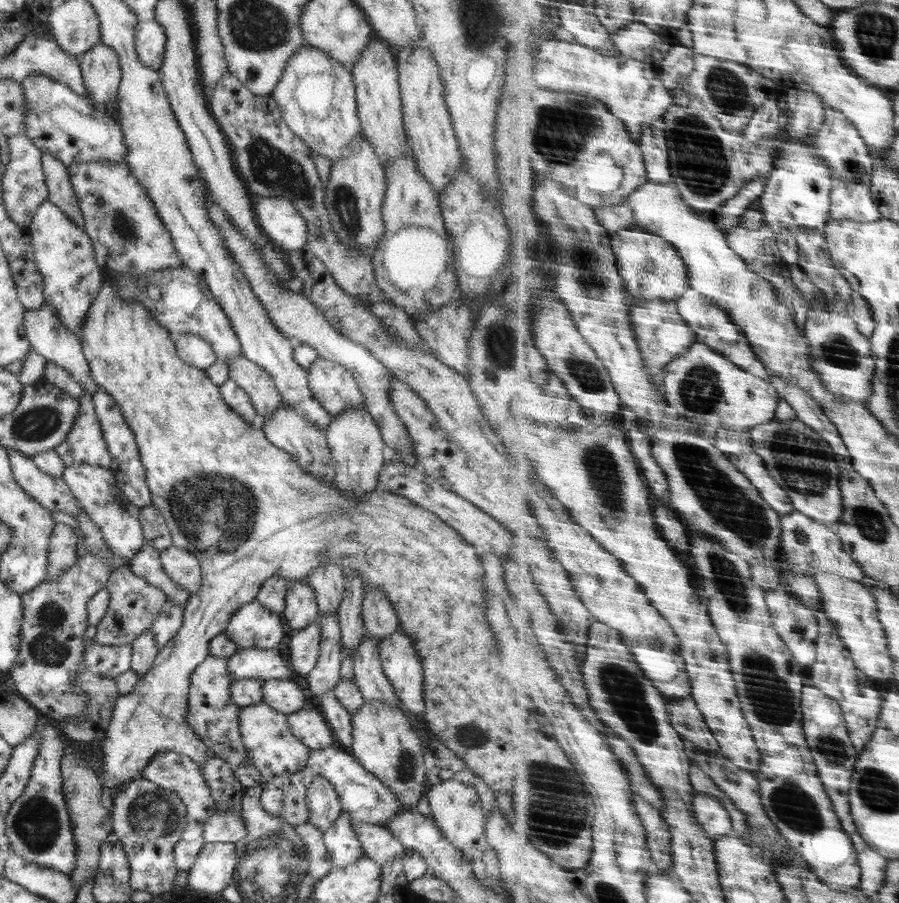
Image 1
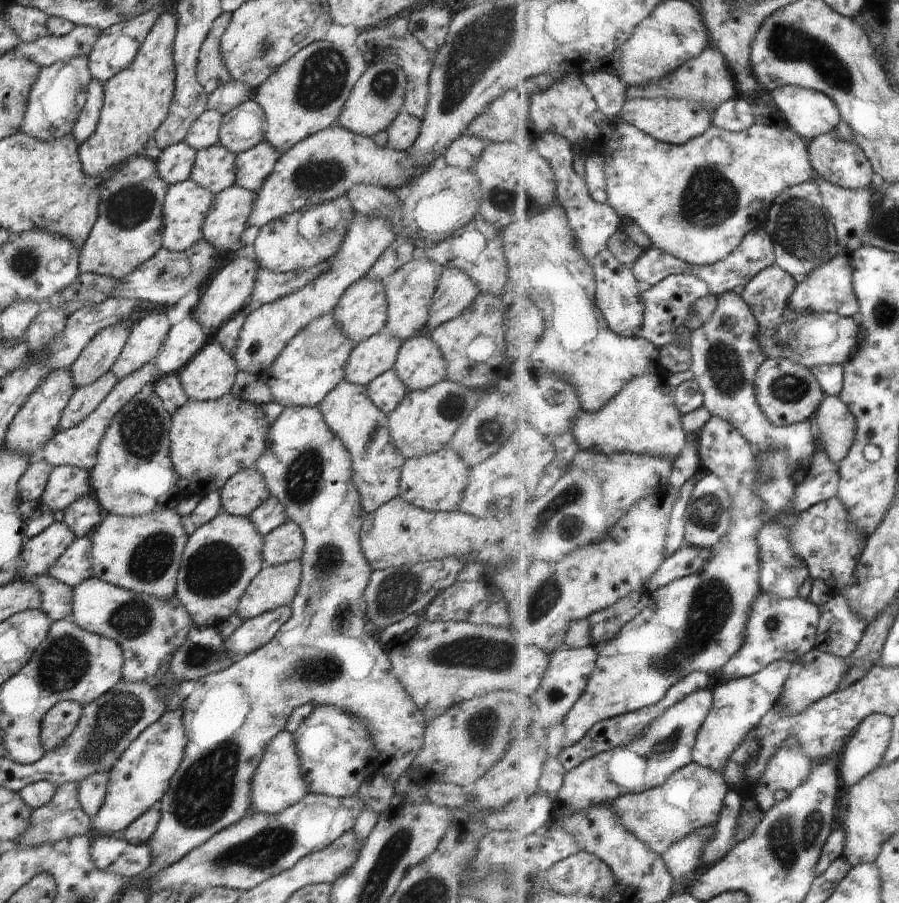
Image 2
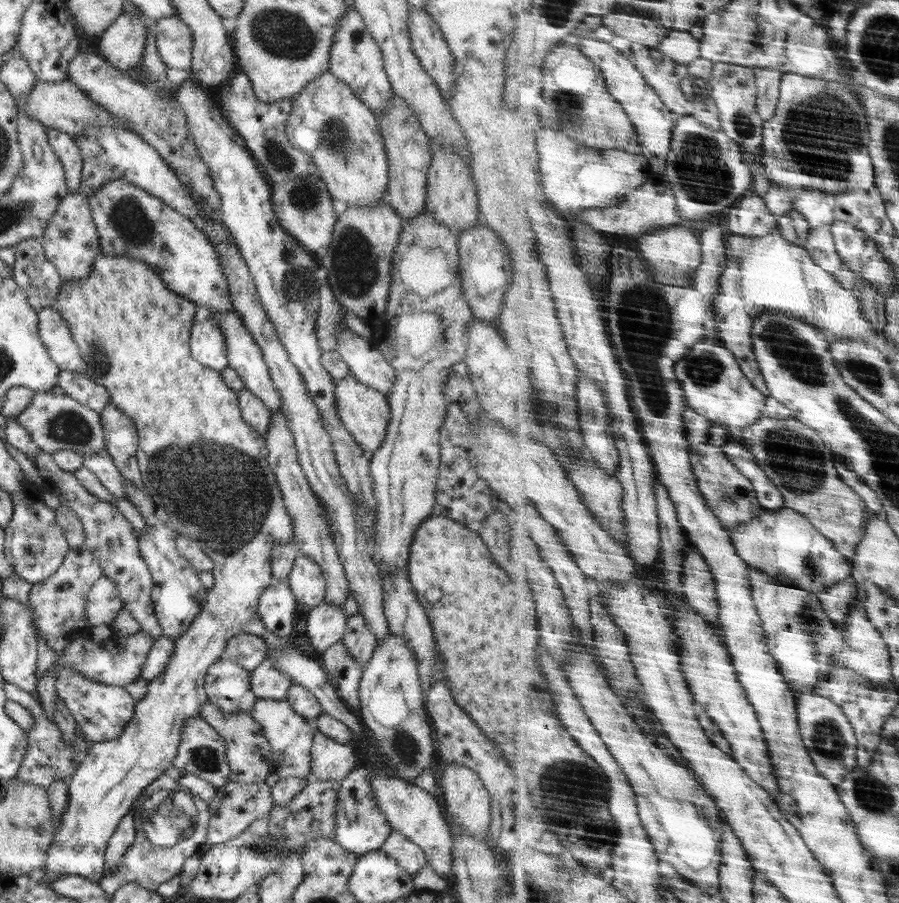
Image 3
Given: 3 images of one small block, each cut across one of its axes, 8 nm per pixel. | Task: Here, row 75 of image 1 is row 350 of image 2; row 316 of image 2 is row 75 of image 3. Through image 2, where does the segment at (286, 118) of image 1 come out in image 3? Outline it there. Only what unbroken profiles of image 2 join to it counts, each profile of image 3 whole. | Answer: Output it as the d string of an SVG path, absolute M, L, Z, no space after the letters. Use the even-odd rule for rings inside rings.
M329 72L313 77L292 97L291 112L287 117L284 133L287 140L304 152L315 164L317 175L324 181L332 198L344 202L347 207L372 207L386 199L387 158L376 116L363 104L351 89Z

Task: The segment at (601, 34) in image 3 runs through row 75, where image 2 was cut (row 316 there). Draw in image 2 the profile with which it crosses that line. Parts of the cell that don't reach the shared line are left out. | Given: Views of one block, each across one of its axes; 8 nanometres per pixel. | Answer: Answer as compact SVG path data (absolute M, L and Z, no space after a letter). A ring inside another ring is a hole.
M688 273L668 276L665 280L656 284L655 287L650 287L643 291L641 300L643 300L643 306L645 306L645 316L643 328L641 328L641 332L637 334L637 337L646 338L659 348L673 344L677 340L677 330L681 325L685 324L685 320L687 320L687 316L691 312L691 306L699 298L707 296L710 292L709 282Z

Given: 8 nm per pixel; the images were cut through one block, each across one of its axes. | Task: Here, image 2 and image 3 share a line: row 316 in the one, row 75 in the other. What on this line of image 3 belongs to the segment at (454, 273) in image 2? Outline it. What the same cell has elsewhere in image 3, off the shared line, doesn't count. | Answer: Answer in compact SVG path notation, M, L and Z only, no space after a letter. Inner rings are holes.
M408 6L409 22L407 33L411 50L417 57L421 68L436 84L440 95L447 98L454 83L453 57L439 31L439 27L427 13Z

